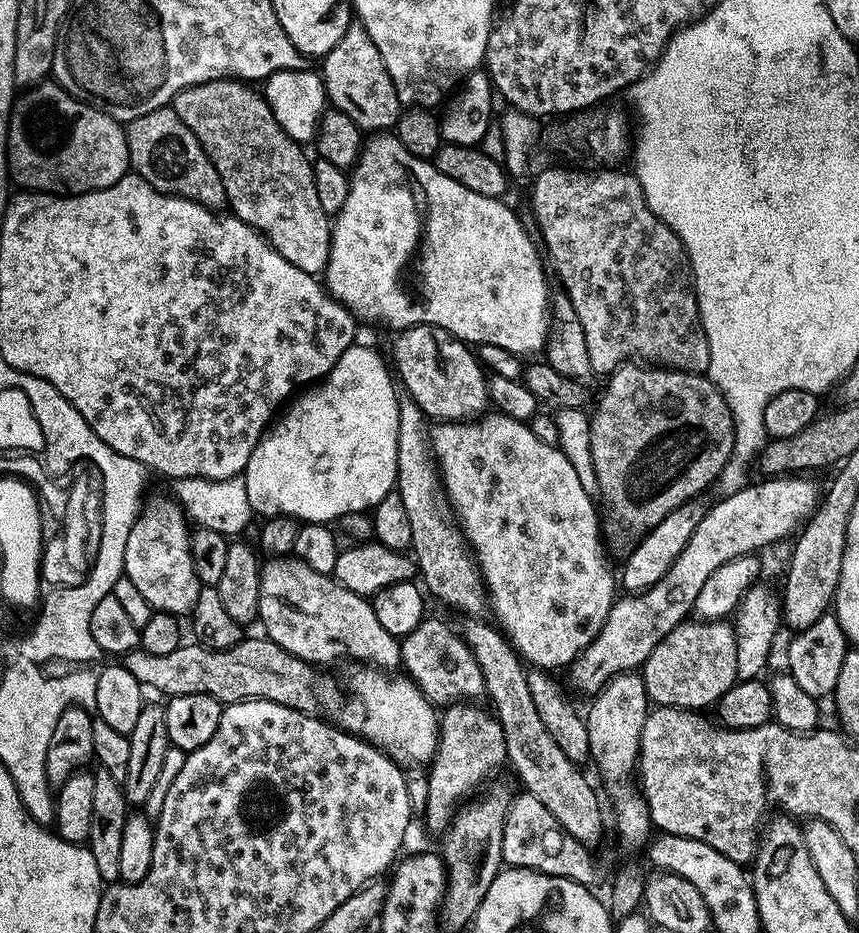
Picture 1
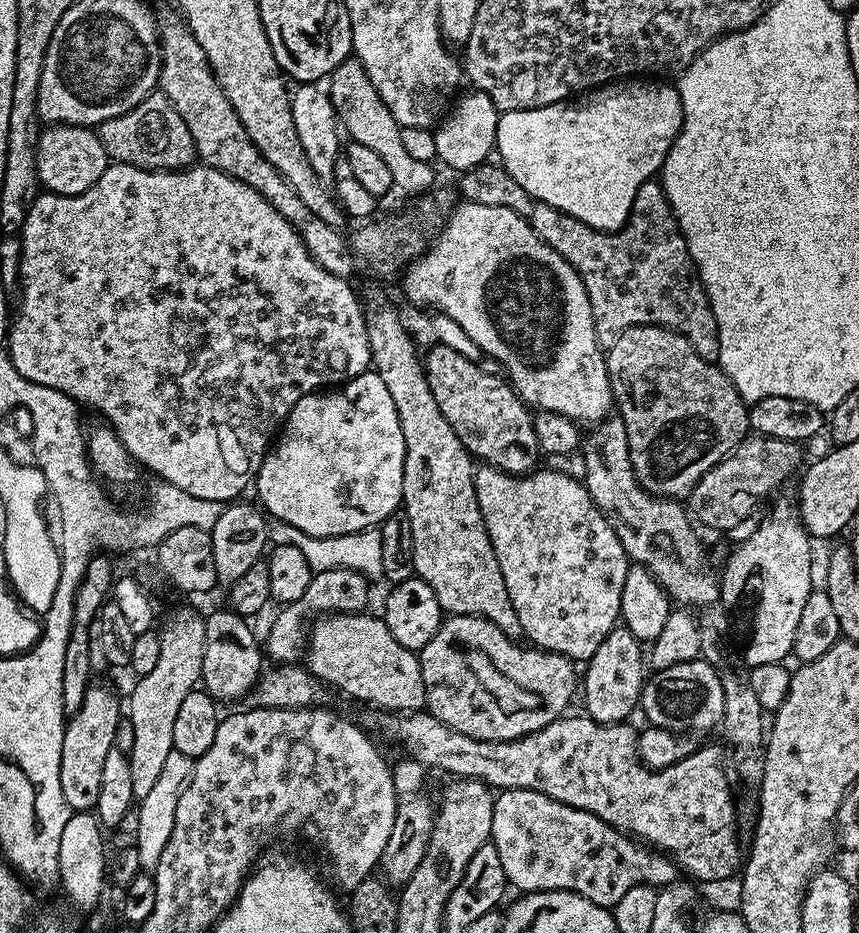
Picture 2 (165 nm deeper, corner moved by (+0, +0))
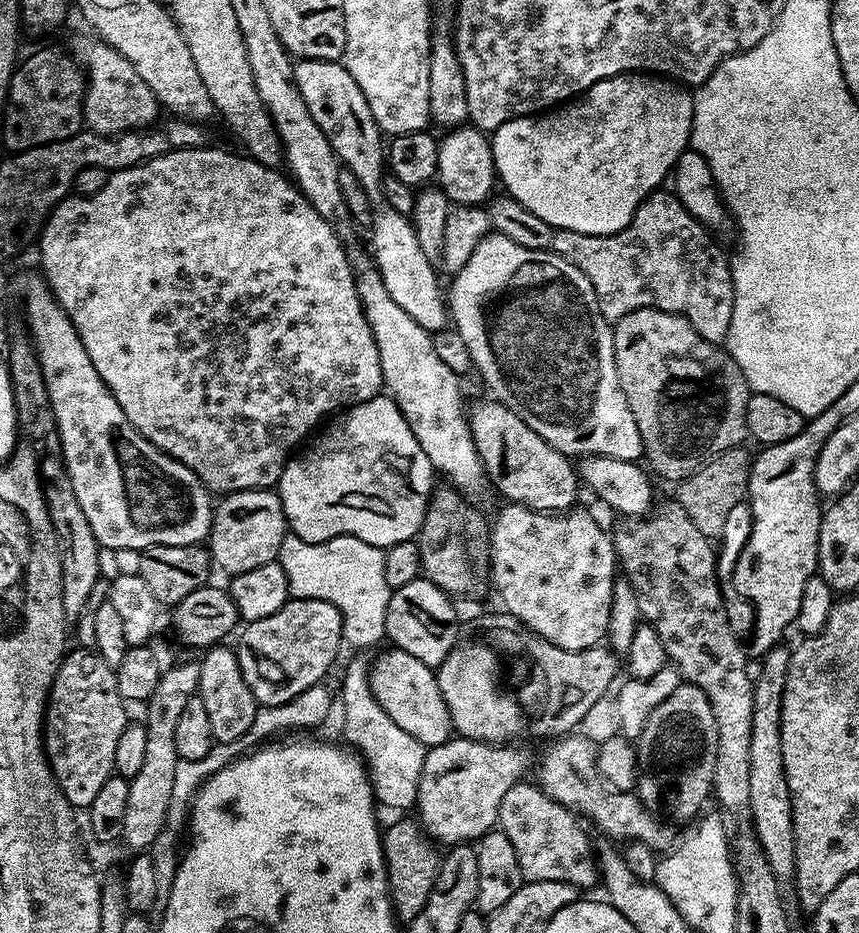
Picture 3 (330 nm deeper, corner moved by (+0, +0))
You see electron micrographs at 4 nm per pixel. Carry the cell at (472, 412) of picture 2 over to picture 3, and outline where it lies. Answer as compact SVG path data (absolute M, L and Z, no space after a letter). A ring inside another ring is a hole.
M495 398L471 405L468 425L474 446L484 463L484 474L491 487L497 488L505 501L525 504L536 512L553 514L571 509L577 503L578 472L573 461L550 446L514 410Z

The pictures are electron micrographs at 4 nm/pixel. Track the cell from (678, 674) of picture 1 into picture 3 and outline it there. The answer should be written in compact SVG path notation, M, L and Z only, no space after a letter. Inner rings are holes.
M681 682L678 690L674 690L674 694L650 714L638 737L638 775L634 791L649 812L665 821L673 820L676 824L695 821L701 815L700 807L713 795L717 754L718 730L714 710L701 688Z

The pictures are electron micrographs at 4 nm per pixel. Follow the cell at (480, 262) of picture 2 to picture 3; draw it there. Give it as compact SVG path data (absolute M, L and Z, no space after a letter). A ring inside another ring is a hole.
M492 230L487 236L481 238L474 252L470 254L469 261L462 266L460 272L451 277L452 292L447 293L446 302L450 307L450 320L454 325L458 336L466 342L470 358L475 371L480 371L480 376L488 380L488 388L493 397L505 404L514 414L518 414L541 436L547 444L554 446L559 452L569 458L583 458L586 456L609 456L610 458L622 458L623 460L639 461L644 456L644 443L638 434L638 426L634 422L634 414L630 414L630 406L626 402L626 394L622 394L622 386L618 382L618 370L616 369L616 355L612 345L613 325L602 318L602 310L598 310L598 298L594 294L594 286L590 286L590 278L578 270L566 258L556 255L551 250L543 248L527 248L518 246L518 242L510 242L501 232Z

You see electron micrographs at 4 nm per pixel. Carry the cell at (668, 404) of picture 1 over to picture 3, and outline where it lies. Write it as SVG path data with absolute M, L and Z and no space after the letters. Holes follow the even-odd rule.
M657 308L634 310L622 317L621 320L615 321L612 329L612 345L616 355L618 382L622 386L622 394L626 394L630 414L634 414L638 434L644 443L644 456L646 460L652 463L653 469L651 468L651 471L653 473L656 471L658 475L665 476L666 479L673 480L673 482L685 480L693 472L697 472L701 466L707 464L709 460L713 460L718 453L741 447L745 443L743 440L747 441L749 439L748 427L746 426L746 402L750 395L750 389L742 370L738 370L738 362L734 362L732 355L721 345L706 342L706 338L702 338L702 334L698 334L698 330L694 330L694 326L690 326L690 322L686 318L682 318L678 314L663 312Z

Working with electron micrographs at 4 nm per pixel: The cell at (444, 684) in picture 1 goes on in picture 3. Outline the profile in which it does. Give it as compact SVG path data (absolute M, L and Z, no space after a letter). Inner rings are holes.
M499 614L500 616L488 616L484 620L484 625L480 628L480 636L476 636L473 640L467 638L461 639L450 650L450 654L446 654L446 658L440 664L440 667L435 669L436 677L438 678L438 686L442 690L442 696L446 702L446 706L450 710L450 718L452 719L453 729L463 739L466 740L481 740L487 744L506 744L516 742L519 736L552 736L548 738L559 738L565 734L571 733L584 719L588 716L588 711L603 698L608 692L608 687L612 683L615 685L616 680L616 660L617 653L613 652L607 646L597 646L595 648L587 648L586 650L562 650L558 646L551 644L546 638L542 638L534 630L530 630L516 616L507 614Z

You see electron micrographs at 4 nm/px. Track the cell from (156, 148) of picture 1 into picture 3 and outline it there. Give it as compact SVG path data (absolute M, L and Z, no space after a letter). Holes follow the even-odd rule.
M87 35L78 37L70 49L71 55L81 65L92 64L92 69L86 72L84 124L103 136L117 136L119 132L135 132L155 125L162 105L154 90L142 82L138 70L134 70L132 63L117 48L110 47L95 35Z

